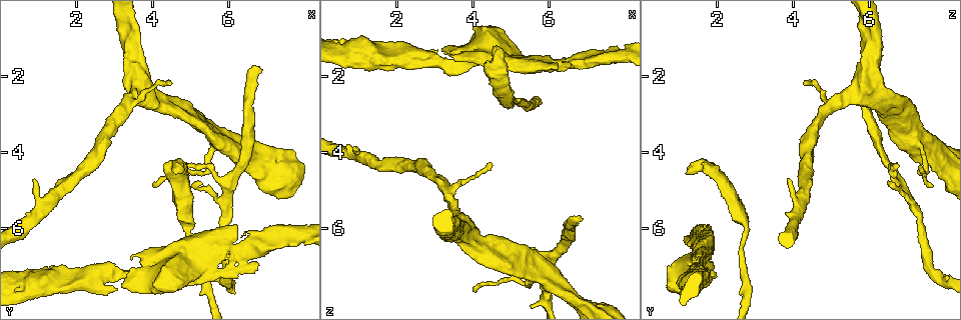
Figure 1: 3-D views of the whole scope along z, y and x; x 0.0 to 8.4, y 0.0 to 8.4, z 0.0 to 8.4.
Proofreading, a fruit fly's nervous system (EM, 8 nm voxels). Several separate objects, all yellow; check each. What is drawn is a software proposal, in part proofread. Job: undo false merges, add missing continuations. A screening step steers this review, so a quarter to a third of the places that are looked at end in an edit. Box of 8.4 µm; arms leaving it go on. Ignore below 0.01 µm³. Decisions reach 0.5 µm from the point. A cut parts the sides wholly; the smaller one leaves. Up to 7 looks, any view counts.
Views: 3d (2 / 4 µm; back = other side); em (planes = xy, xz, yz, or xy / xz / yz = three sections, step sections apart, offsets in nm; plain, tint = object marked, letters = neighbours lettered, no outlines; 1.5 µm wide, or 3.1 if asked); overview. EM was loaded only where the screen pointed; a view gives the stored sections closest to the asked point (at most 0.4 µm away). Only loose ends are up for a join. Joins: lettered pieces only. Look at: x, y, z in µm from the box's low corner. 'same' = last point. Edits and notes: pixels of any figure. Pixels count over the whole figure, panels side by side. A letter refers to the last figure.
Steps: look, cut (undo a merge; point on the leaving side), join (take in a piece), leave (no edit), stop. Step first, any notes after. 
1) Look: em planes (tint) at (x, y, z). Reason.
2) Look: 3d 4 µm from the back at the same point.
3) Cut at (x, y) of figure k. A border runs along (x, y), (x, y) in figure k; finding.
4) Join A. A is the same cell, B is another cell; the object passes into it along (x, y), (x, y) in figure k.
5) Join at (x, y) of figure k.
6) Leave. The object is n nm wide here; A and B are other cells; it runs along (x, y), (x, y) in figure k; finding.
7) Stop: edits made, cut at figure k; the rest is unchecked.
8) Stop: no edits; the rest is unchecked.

Look: em yz step 8 (letters) at (6.80, 1.85, 5.75). An open end.

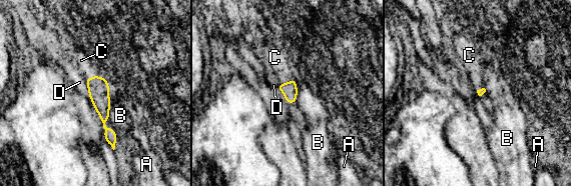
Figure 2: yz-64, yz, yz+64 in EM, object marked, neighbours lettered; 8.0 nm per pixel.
Join C. The longest contact is with B, 280 nm; C is the same cell, A, B and D are other cells; the neuron continues.

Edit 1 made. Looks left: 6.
Look: em planes (tint) at (4.85, 5.95, 2.80).

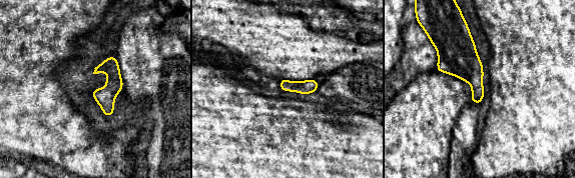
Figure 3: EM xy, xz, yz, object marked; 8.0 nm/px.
Look: em planes (letters) at the same point.

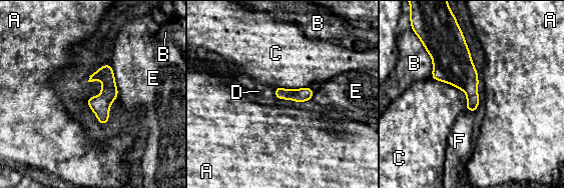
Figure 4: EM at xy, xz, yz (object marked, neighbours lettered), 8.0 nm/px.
Leave. The object is 110 nm wide here; A, B, C, D, E and F are other cells; a border runs along (466, 107), (474, 112) in figure 4; continuous, no second neuron.

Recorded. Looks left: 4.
Stop: edits made, join at figure 2; the rest is unchecked.

